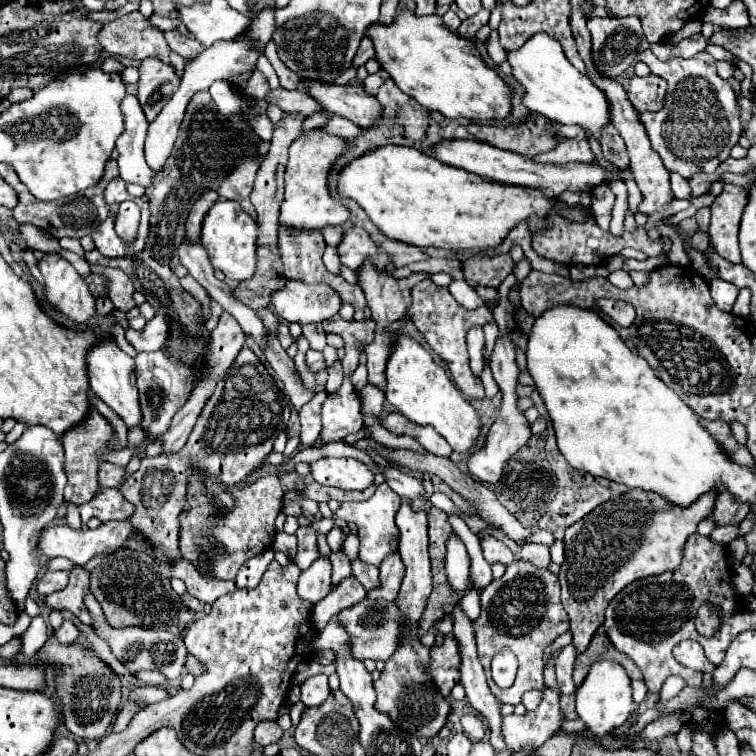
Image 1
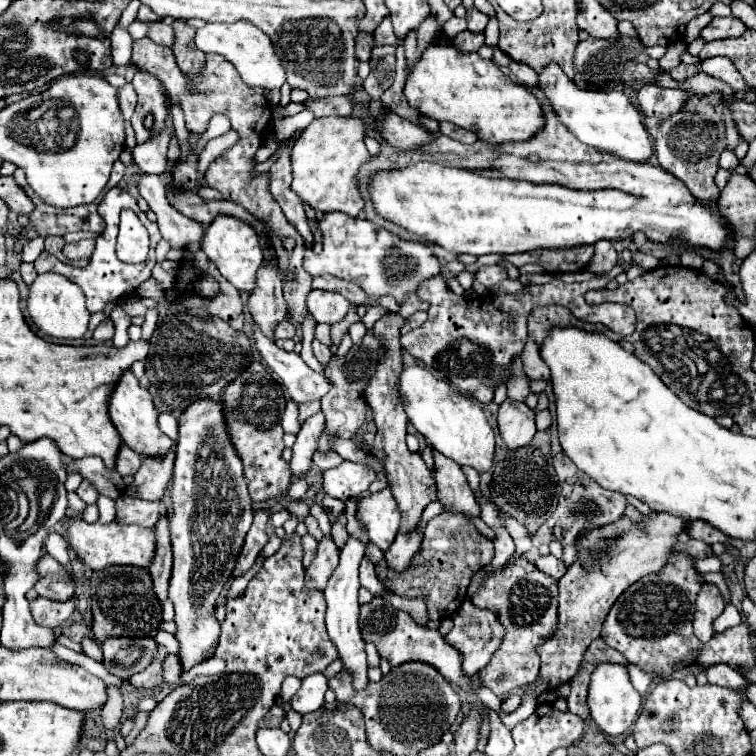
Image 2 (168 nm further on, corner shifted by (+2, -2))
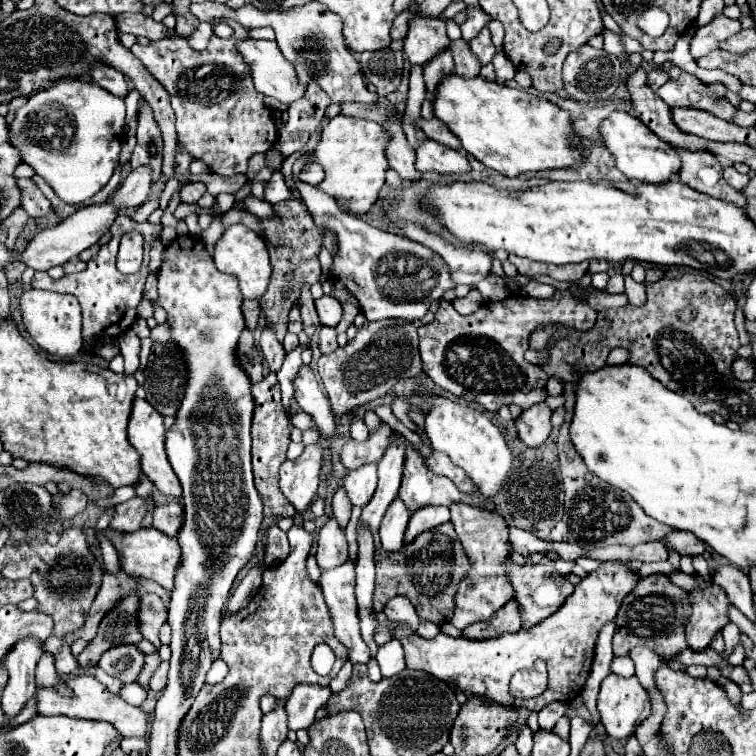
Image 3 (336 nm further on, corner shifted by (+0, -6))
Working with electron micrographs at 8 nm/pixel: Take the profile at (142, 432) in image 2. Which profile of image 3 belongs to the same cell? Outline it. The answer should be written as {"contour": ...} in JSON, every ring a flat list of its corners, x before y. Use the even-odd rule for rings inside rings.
{"contour":[[136,398,134,406,132,406,130,424,128,424,128,440,142,454,142,472,150,478,150,482,164,496,180,498,180,482,176,480,176,474,172,472,172,466,168,464,166,450,164,450,164,434,166,434,166,428,164,428,164,418,160,416,160,412,156,412,146,400]]}

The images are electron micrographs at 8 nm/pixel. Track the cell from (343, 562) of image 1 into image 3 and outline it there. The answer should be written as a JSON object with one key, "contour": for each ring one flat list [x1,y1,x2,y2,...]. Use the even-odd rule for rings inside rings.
{"contour":[[338,488,338,492,334,494,332,510,334,510,334,518,340,522,340,526,346,528,346,524,350,520,350,512,352,512,352,502,348,502,344,488]]}

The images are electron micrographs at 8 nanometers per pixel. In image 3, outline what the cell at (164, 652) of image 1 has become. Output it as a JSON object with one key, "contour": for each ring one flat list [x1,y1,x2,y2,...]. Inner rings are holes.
{"contour":[[132,644,116,646,102,654,98,666,106,674,130,684,130,682,136,682,136,676,140,674,140,670,144,666,144,656]]}

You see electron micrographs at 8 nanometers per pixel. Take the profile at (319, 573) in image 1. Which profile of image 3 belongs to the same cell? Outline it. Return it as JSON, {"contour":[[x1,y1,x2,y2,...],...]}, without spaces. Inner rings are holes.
{"contour":[[330,518,318,534,318,552,316,560,320,570,330,570,348,560,348,544,344,530,338,526,336,518]]}

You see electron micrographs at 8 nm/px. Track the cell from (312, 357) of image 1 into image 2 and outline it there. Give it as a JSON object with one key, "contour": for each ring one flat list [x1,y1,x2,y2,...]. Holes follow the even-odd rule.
{"contour":[[314,340,314,342,312,342,312,348,314,348,314,356,318,358,318,362,326,366,326,364,328,364,328,360,332,358,330,348,328,348,328,346,324,346,324,344,320,344,318,340]]}

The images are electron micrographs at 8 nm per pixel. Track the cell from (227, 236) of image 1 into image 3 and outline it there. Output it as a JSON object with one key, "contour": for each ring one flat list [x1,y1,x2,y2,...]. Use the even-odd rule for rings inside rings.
{"contour":[[234,224,234,226,226,228,226,232,222,234,222,238,218,240,216,250,214,250,214,264,220,272,238,276,240,290,242,290,244,298,260,298,266,292,268,284,270,284,272,264,270,264,266,244,256,232,252,232,244,224]]}

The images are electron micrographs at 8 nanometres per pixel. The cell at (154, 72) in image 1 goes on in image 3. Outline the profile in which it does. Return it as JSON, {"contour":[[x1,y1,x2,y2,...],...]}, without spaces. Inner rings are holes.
{"contour":[[140,100,136,138,138,138,138,144,132,152,130,164,132,168,148,164,152,168,152,180,158,182,162,174,162,134,146,100]]}

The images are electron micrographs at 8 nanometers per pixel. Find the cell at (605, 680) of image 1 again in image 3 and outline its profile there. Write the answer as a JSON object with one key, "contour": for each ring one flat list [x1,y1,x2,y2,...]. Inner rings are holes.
{"contour":[[608,674,598,696,598,712,606,732,616,738,628,738,652,712,650,696,644,686,632,678]]}

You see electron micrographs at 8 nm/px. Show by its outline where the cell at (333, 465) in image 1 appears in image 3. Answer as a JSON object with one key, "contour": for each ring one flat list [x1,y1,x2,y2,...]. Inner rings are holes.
{"contour":[[364,464,358,470,348,472,342,480,342,486,346,488,352,504,364,508,372,498,372,492,376,490,376,482,378,482,376,464]]}

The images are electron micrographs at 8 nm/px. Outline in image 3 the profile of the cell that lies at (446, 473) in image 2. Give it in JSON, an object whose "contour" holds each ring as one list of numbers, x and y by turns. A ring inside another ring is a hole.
{"contour":[[452,504,452,524,456,534,464,546,464,552,472,564,468,576,460,580,460,588,456,592,456,608,452,616,452,624,460,630,474,622,484,622,494,616,506,602,512,600,512,584,508,584,506,564,510,562,510,536,508,524,500,514,490,514,486,510,468,506,468,504]]}

